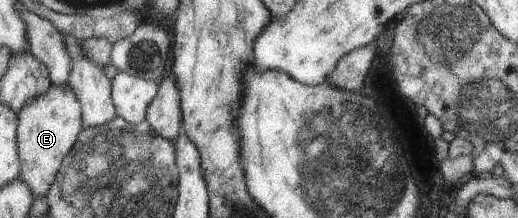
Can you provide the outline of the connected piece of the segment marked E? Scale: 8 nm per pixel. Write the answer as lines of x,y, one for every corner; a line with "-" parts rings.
53,85
40,99
29,103
19,113
18,147
22,162
22,181
36,198
50,193
61,167
69,153
76,147
79,135
84,131
83,109
71,87

